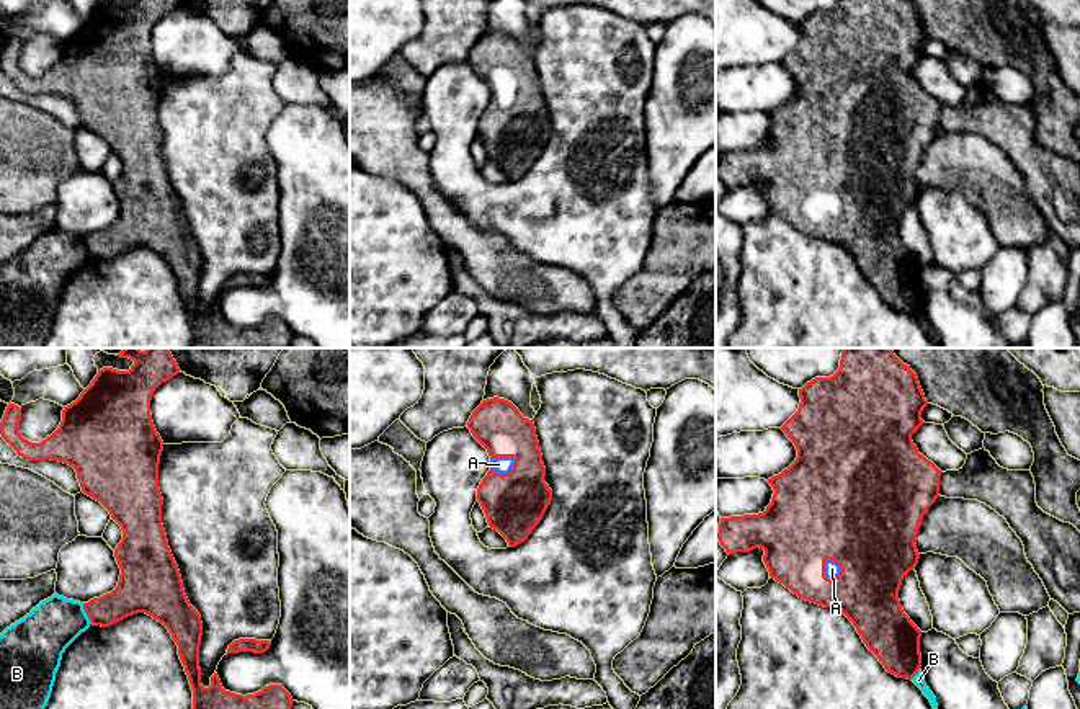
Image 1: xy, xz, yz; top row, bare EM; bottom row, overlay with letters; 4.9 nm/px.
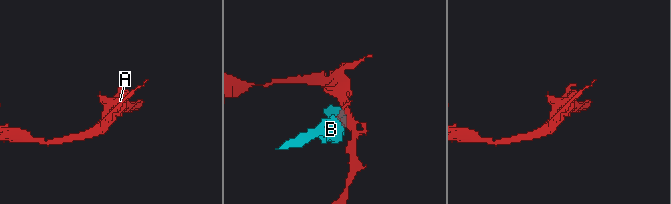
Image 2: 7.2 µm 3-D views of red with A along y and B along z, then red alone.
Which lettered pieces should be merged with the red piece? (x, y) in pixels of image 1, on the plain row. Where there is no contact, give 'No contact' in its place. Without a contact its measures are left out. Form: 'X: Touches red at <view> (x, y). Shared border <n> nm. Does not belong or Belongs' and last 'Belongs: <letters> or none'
A: Touches red at xz (504, 90). Shared border 140 nm. Belongs
B: Touches red at xy (87, 247). Shared border 120 nm. Does not belong
Belongs: A

